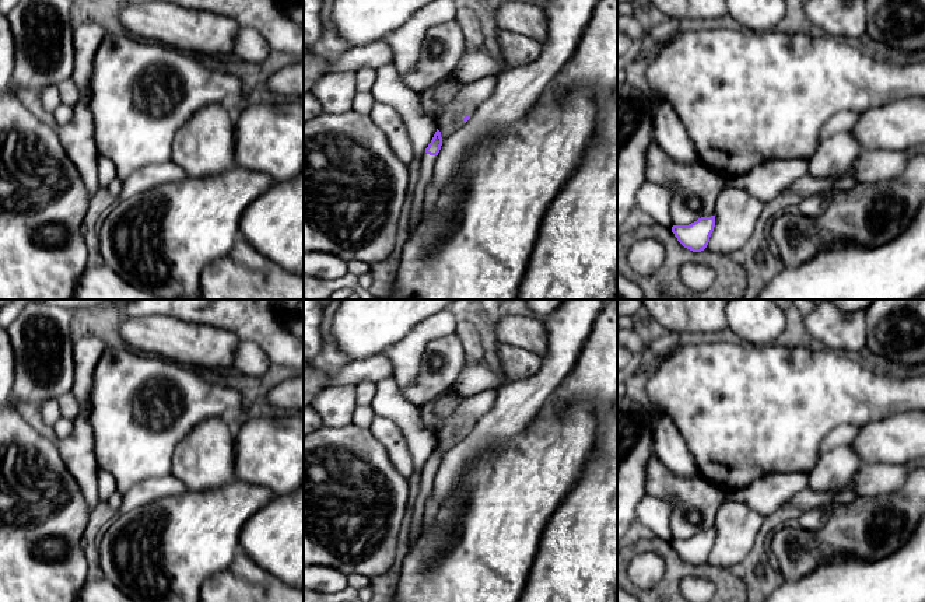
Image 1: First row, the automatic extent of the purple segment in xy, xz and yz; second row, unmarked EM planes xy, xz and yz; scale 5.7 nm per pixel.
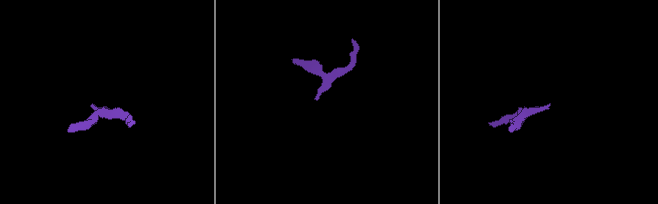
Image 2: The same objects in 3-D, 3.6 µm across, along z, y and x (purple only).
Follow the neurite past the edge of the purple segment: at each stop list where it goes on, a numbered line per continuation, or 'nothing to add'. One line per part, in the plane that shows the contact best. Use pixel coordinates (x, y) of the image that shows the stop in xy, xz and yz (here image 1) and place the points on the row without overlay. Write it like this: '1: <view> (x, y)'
1: xz (427, 475)

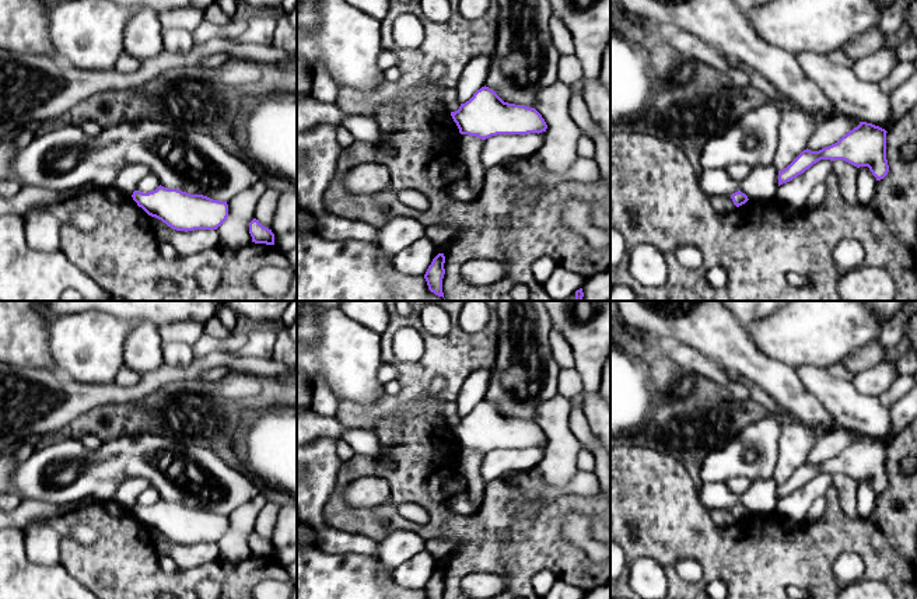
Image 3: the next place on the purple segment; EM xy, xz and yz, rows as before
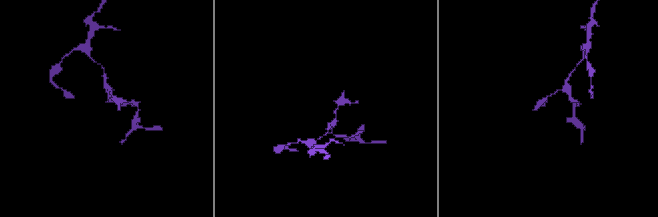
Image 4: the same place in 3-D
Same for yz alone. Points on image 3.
nothing to add

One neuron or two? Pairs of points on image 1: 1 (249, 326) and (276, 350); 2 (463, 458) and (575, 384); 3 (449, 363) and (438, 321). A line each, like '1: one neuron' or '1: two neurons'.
1: one neuron
2: two neurons
3: two neurons

